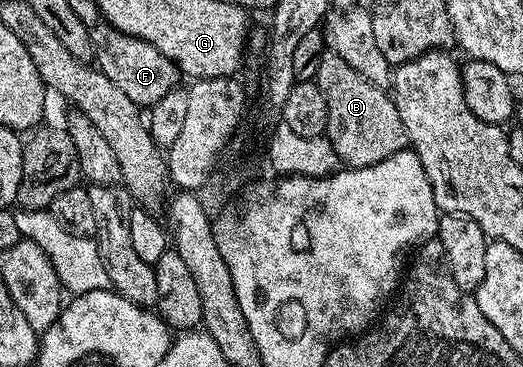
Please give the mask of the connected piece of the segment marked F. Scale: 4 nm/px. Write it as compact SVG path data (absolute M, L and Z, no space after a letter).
M104 21L90 24L88 33L91 55L97 58L96 66L116 87L123 89L123 93L127 93L127 97L131 97L133 103L148 109L155 101L159 101L159 97L163 97L178 86L177 66L167 57L163 57L163 53L159 53L159 49L155 49L151 44L124 35Z

